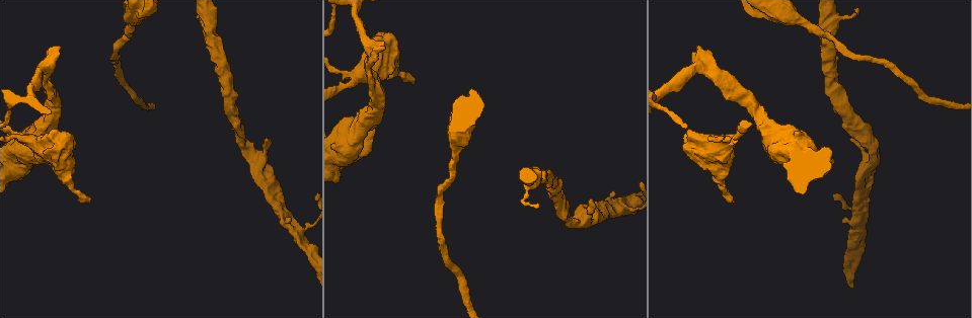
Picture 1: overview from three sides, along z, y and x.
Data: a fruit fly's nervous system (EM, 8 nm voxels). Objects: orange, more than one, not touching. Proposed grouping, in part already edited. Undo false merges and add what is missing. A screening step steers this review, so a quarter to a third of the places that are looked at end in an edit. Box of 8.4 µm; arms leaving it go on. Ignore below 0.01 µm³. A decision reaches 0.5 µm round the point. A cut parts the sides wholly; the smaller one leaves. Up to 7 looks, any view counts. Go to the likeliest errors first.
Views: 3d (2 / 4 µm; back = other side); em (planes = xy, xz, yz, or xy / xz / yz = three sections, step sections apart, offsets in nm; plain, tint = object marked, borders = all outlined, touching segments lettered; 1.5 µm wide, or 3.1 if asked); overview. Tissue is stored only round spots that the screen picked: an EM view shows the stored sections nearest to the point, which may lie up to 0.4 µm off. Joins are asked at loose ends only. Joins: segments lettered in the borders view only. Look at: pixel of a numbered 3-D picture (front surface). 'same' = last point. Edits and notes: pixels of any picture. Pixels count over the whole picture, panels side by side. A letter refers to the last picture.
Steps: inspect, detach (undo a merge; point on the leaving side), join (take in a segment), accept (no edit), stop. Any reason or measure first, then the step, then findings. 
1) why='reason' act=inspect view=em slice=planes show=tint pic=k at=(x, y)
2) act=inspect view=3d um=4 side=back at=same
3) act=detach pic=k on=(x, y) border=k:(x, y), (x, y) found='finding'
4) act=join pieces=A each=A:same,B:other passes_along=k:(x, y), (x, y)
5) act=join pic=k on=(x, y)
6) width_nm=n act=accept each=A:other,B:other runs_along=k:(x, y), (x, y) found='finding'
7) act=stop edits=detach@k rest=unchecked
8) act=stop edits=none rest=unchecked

why='an open end' act=inspect view=em slice=planes show=tint pic=1 at=(90, 201)

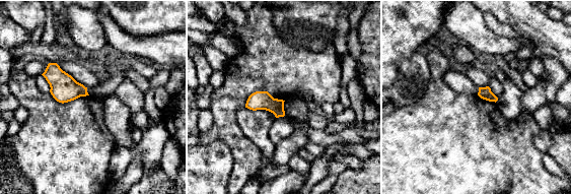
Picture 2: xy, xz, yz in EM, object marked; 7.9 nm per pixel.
why='what lies round it' act=inspect view=em slice=planes show=borders at=same

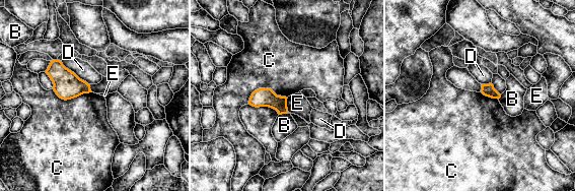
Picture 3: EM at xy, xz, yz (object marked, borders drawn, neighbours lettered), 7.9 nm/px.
longest_contact=C:320nm act=accept each=B:other,C:other,D:other,E:other found='no lettered segment goes on from it'

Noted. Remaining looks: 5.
why='thick end' act=inspect view=em slice=yz step=8 show=tint pic=1 at=(71, 135)

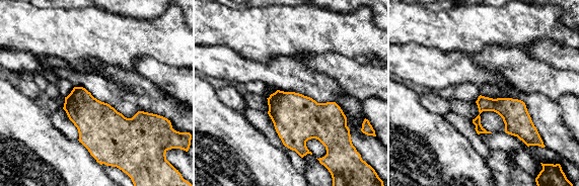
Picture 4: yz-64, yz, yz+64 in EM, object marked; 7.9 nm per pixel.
why='another direction' act=inspect view=em slice=xy step=8 show=borders at=same

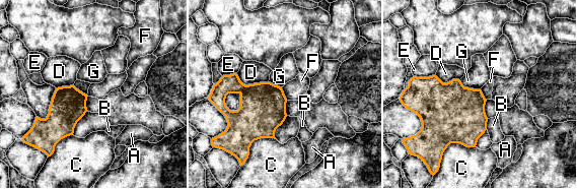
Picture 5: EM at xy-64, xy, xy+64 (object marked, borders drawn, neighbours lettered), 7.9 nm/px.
act=accept each=A:other,B:other,C:other,D:other,E:other,F:other,G:other border=5:(459, 80), (464, 86), (480, 89) found='no lettered segment goes on from it'

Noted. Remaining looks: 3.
act=inspect view=em slice=xz step=4 show=tint pic=1 at=(380, 45)

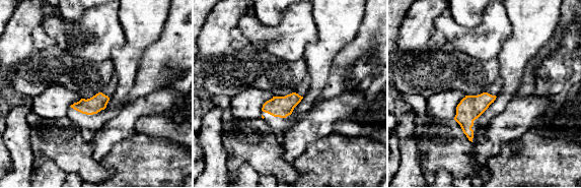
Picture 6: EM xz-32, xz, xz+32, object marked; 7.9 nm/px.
act=inspect view=em slice=planes show=borders at=same

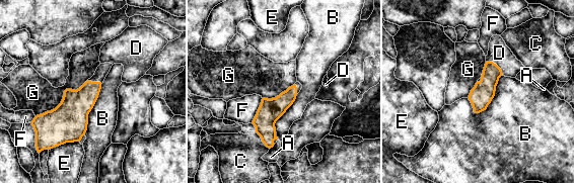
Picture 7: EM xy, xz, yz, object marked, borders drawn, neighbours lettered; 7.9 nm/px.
act=join pieces=D each=A:other,B:other,C:other,D:same,E:other,F:other,G:other passes_along=7:(484, 91), (496, 65), (499, 53) found='the cell continues'

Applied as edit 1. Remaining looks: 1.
act=stop edits=join@7 rest=unchecked

